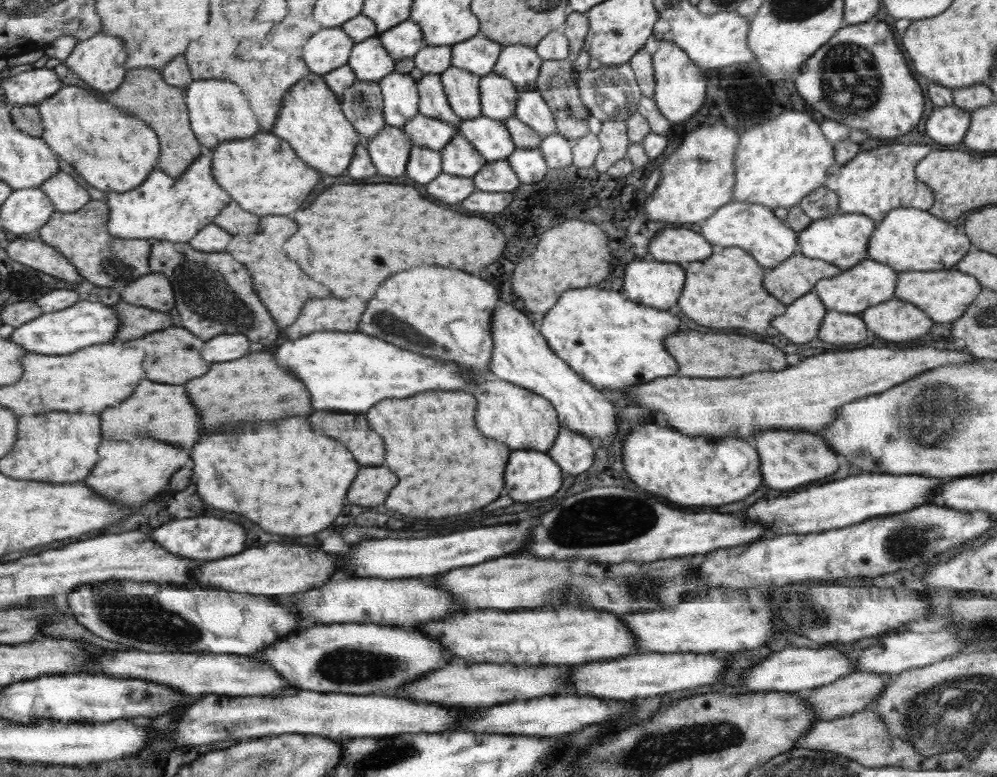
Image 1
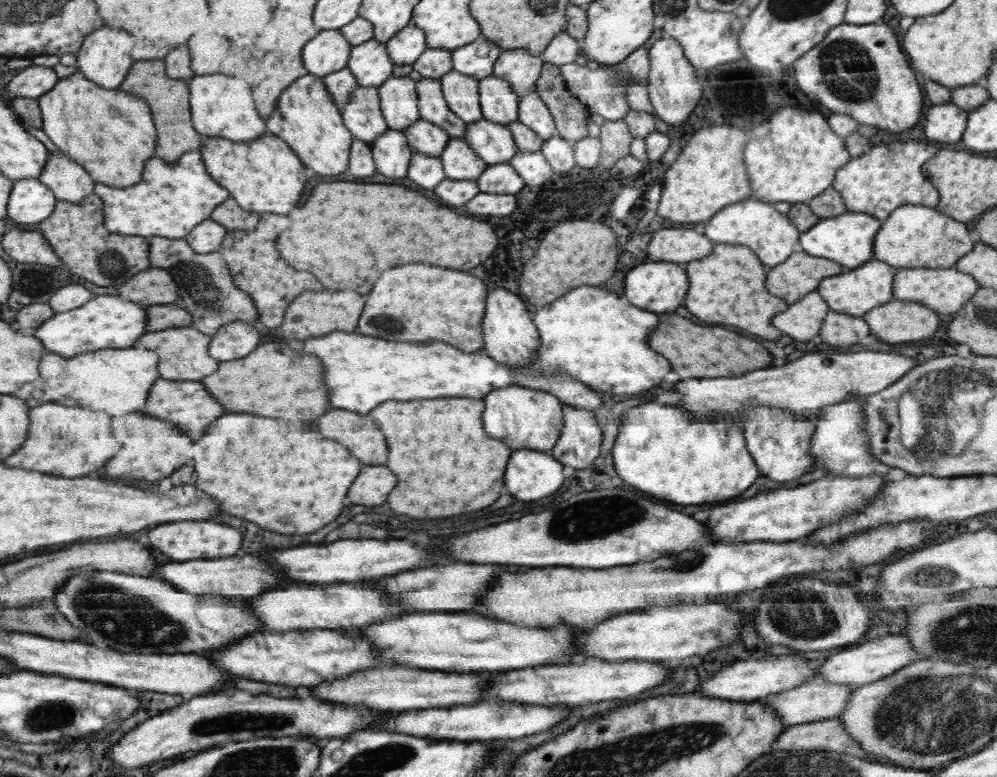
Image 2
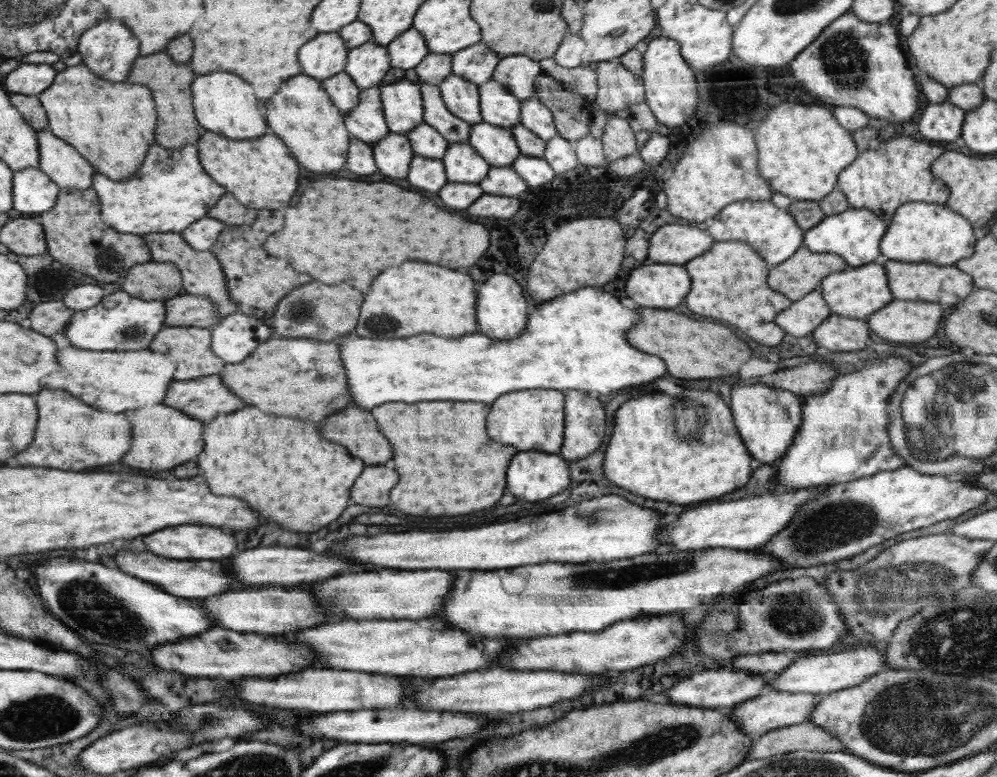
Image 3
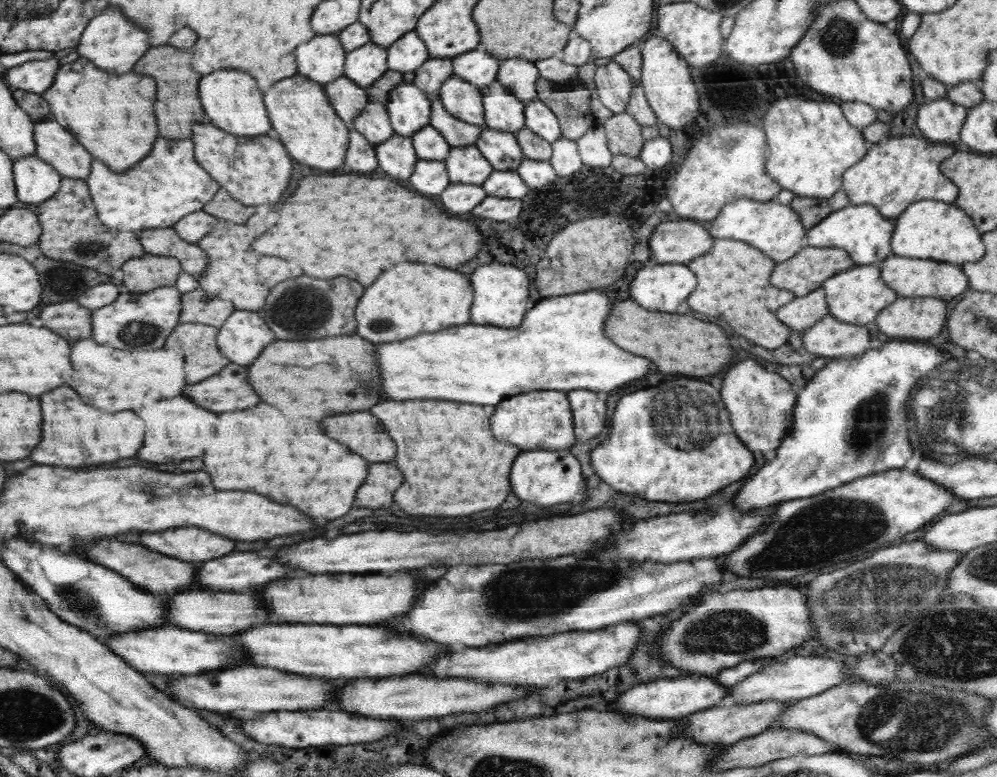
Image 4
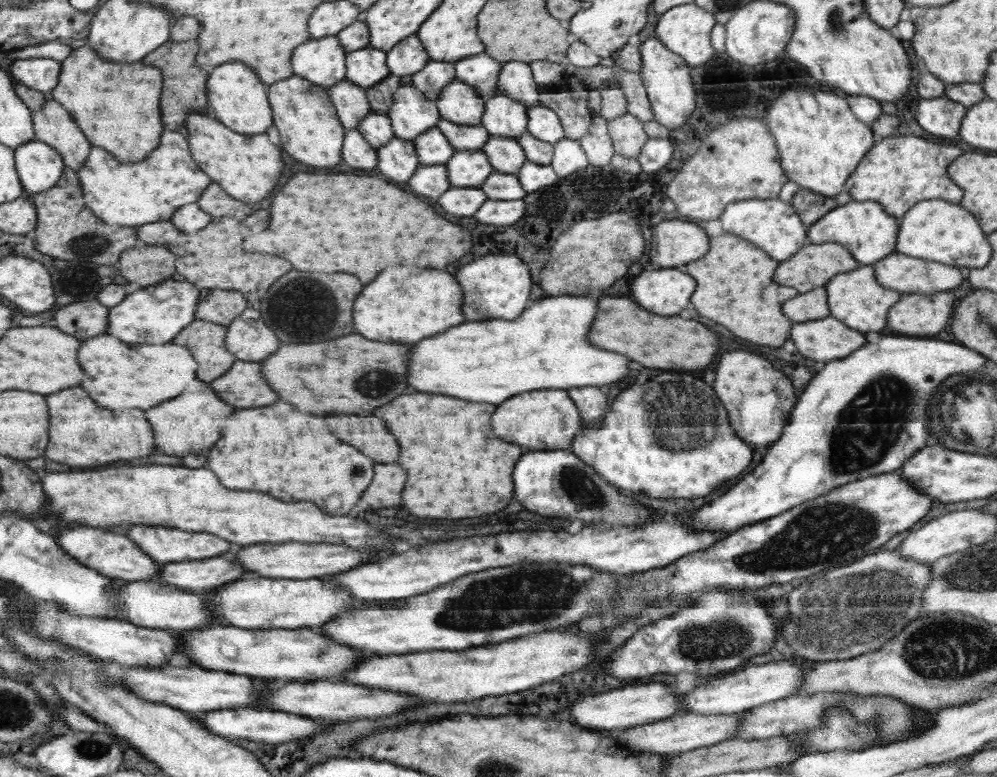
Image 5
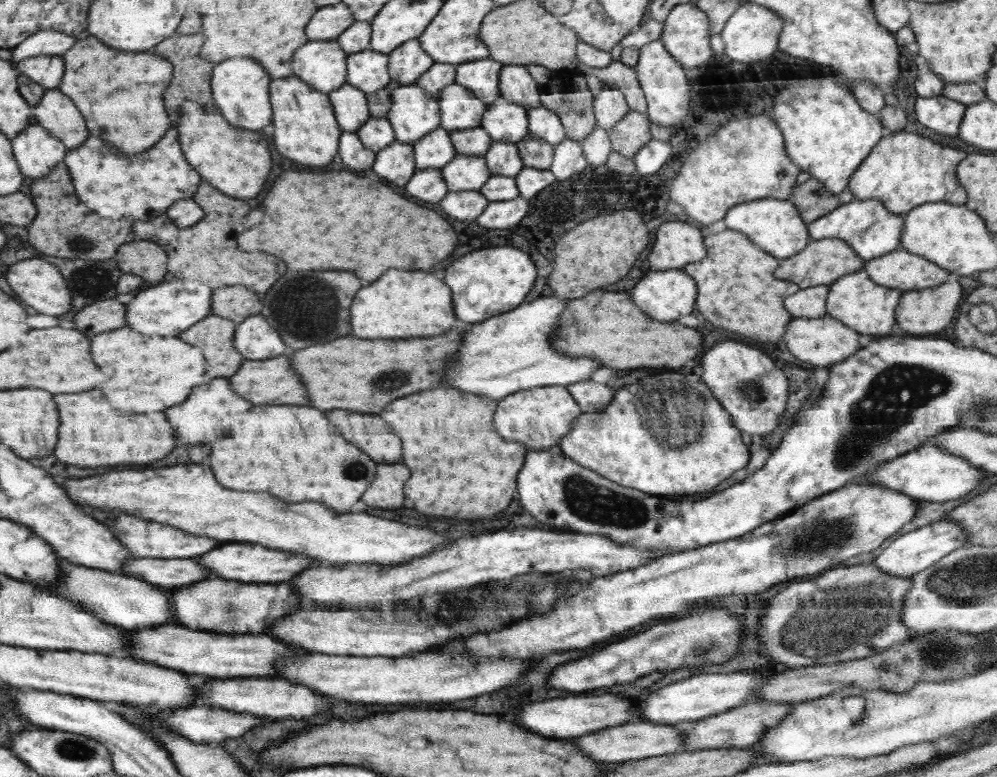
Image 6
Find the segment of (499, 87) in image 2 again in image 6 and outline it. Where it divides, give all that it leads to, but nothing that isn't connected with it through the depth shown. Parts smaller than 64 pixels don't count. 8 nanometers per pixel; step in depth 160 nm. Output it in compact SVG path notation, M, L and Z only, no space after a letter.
M498 97L489 104L482 117L481 127L495 141L517 143L528 134L529 116L526 109L509 99Z

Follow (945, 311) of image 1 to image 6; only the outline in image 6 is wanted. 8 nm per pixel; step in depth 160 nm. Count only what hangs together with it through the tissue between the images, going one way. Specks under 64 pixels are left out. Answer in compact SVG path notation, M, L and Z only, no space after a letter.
M899 248L894 254L868 260L865 271L874 282L900 290L932 288L944 284L946 278L951 279L952 275L946 269L910 252Z

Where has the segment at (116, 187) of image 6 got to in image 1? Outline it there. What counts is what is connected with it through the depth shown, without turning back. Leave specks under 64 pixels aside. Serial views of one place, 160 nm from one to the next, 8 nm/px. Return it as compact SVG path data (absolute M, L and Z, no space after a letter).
M202 145L202 154L192 162L185 173L174 178L162 169L150 173L150 182L130 192L108 190L110 207L110 234L127 239L168 240L189 242L206 225L213 223L222 209L230 204L228 192L212 178L213 149Z

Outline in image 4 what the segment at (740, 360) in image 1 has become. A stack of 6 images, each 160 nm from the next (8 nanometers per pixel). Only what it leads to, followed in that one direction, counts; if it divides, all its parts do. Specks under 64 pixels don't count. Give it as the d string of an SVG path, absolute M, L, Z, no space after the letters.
M624 300L614 306L610 322L606 322L606 334L610 334L610 338L614 338L614 342L618 342L618 346L624 350L650 358L660 368L660 372L708 376L724 370L734 358L734 350L730 348L720 326L696 320L686 314L652 312L632 300Z

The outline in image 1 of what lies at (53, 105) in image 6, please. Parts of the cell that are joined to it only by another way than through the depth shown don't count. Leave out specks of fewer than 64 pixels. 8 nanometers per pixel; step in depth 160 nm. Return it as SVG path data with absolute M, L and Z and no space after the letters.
M63 171L50 178L41 187L53 199L60 212L76 212L92 200L88 190L82 187L74 176Z

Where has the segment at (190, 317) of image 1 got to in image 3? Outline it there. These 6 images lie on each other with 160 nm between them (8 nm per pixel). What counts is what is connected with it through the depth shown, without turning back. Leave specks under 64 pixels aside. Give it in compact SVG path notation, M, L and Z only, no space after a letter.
M176 232L150 233L144 235L143 238L152 251L152 261L171 262L181 270L181 278L184 281L184 287L188 294L202 295L212 299L212 301L220 307L222 319L238 311L237 302L234 302L233 299L229 297L226 272L217 255L212 254L209 250L196 250L185 241L182 234Z

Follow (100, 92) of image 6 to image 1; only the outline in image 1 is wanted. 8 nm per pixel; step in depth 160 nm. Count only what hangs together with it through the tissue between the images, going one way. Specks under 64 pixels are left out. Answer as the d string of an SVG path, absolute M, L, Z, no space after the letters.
M64 85L58 94L41 102L38 106L45 122L43 138L49 142L49 145L57 151L62 159L73 166L74 170L90 186L102 190L102 192L108 190L126 192L132 188L136 189L138 184L148 180L149 174L156 166L158 150L161 148L158 146L159 135L144 119L129 113L126 114L126 111L120 112L113 103L108 104L108 102L99 100L96 95L78 85Z

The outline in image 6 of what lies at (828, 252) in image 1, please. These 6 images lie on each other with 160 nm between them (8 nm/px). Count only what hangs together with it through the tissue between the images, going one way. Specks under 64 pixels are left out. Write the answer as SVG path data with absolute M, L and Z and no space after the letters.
M855 198L852 202L840 205L832 212L818 217L810 224L809 230L815 241L822 238L842 238L844 242L850 242L854 250L862 254L862 258L872 260L898 248L898 244L901 244L900 236L903 236L905 231L905 217L894 214L878 199L858 200Z

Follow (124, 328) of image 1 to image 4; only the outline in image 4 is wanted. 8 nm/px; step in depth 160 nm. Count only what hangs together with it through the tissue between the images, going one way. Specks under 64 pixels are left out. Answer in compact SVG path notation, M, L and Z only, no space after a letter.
M200 288L182 294L182 303L182 323L198 322L218 328L237 310L233 302L218 298Z

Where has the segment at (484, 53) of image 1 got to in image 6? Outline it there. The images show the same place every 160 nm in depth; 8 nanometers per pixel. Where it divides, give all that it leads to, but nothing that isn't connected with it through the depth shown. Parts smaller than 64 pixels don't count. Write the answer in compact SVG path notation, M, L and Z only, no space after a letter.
M490 58L462 63L456 67L455 82L473 91L482 102L494 102L500 97L500 62Z

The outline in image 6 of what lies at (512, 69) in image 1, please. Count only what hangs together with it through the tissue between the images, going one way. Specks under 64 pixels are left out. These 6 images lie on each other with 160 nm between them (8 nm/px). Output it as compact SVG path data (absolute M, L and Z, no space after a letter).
M527 65L503 66L499 75L499 89L500 97L527 109L541 105L542 88L529 74Z

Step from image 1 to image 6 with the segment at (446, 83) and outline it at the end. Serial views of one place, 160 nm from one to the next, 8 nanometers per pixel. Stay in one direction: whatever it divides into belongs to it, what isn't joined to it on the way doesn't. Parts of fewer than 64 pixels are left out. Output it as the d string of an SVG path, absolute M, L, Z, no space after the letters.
M455 82L442 89L438 99L441 109L440 128L457 131L481 126L486 106L470 89Z

